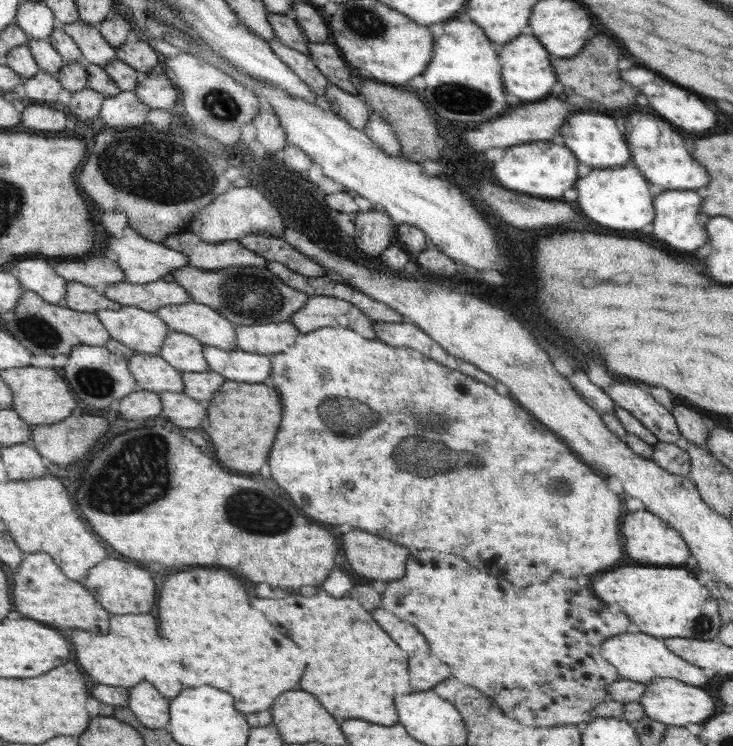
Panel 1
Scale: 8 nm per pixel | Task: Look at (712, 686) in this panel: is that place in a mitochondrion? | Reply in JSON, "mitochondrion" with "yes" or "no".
{"mitochondrion":"no"}

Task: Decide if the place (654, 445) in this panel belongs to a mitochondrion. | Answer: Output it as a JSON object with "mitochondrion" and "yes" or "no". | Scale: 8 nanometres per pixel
{"mitochondrion":"no"}

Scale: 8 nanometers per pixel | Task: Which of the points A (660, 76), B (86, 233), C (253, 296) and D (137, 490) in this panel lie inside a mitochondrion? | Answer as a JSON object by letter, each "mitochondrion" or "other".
{"A":"other","B":"other","C":"mitochondrion","D":"mitochondrion"}

